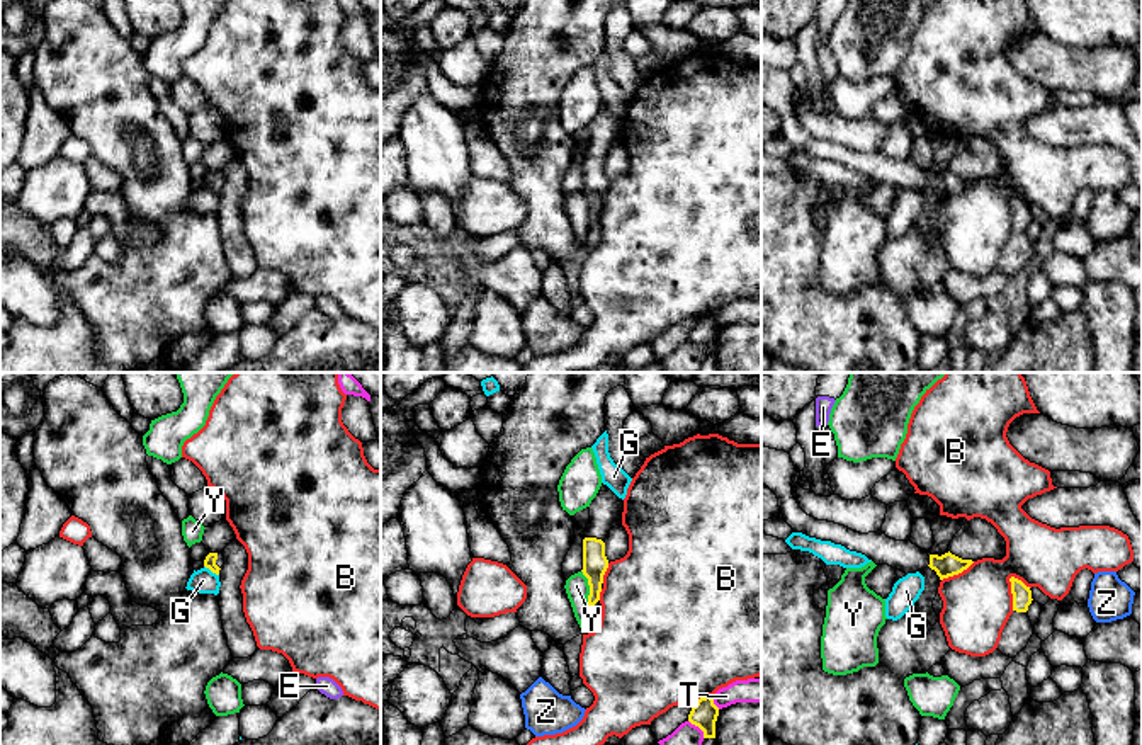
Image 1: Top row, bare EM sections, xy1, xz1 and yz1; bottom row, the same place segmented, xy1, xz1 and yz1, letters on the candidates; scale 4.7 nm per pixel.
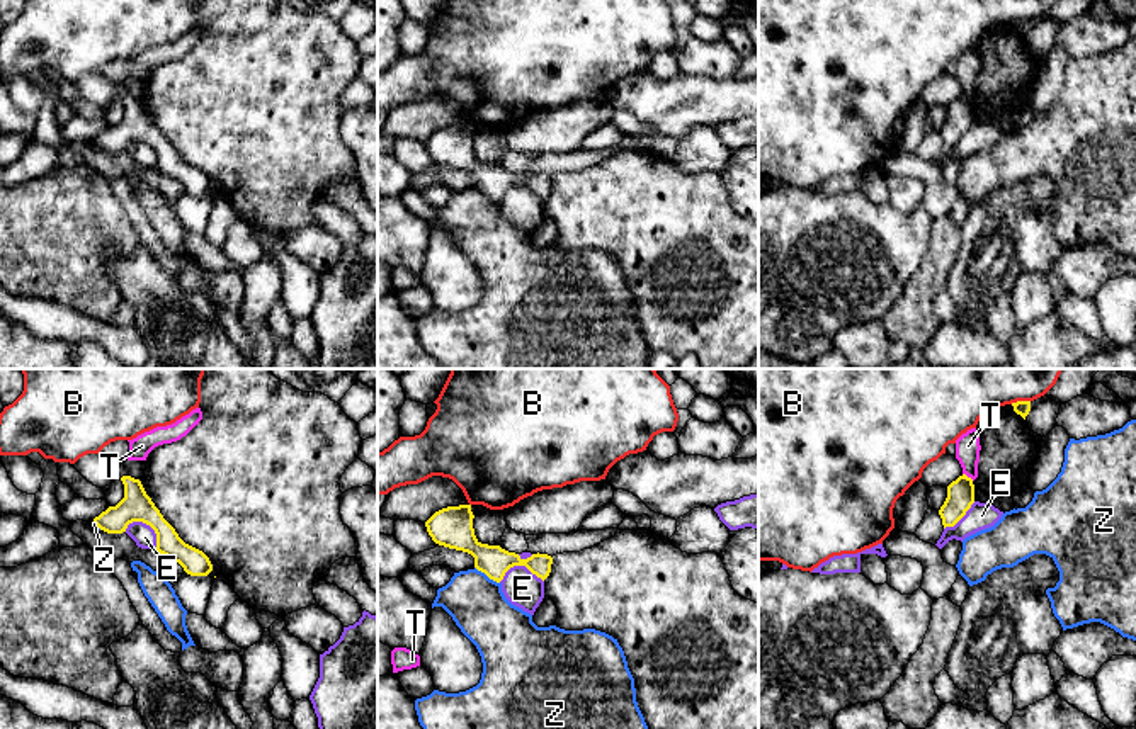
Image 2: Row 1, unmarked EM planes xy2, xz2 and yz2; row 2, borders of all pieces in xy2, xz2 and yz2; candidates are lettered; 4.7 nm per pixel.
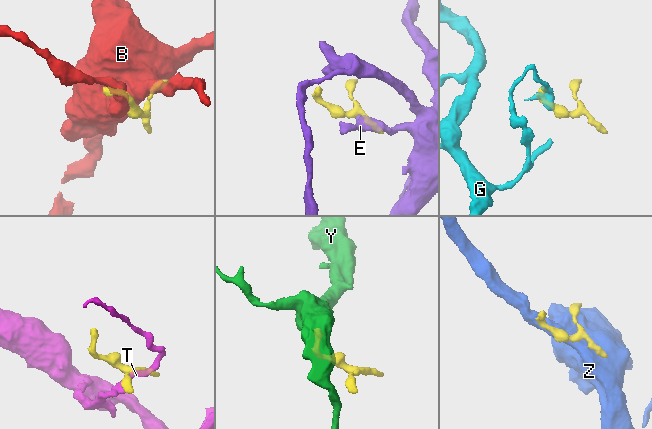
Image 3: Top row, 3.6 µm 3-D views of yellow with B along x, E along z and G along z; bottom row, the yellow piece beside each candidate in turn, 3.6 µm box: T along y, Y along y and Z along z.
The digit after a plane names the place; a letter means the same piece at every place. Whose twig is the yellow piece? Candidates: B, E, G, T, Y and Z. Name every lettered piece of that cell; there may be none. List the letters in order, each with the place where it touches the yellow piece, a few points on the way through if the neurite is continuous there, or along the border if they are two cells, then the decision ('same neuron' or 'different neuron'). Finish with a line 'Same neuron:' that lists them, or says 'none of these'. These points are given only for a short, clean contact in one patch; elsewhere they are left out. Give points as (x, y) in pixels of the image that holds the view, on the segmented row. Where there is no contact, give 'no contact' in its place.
B: meets yellow in yz1 at (1011, 592); different neuron
E: meets yellow in xy2 at (148, 524); border along xy2 (126, 525), (145, 522), (155, 534), (157, 548); different neuron
G: meets yellow in xy1 at (211, 570); border along xy1 (204, 565), (218, 575); different neuron
T: meets yellow in xz1 at (712, 703); border along xz1 (711, 696), (719, 708); different neuron
Y: meets yellow in xz1 at (590, 589); border along xz1 (582, 570), (588, 585), (588, 608); different neuron
Z: meets yellow in xz2 at (487, 575); border along xz2 (475, 566), (499, 583); different neuron
Same neuron: none of these

